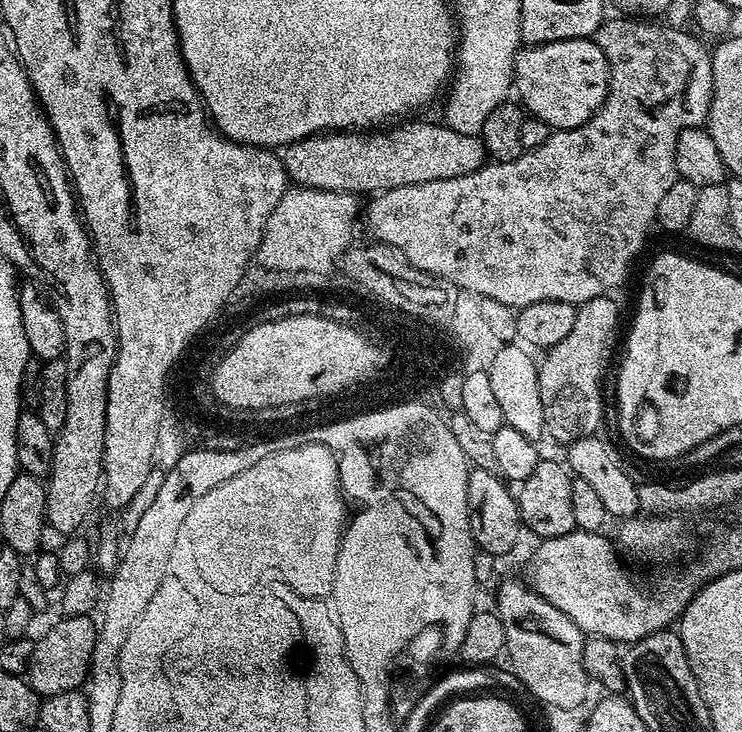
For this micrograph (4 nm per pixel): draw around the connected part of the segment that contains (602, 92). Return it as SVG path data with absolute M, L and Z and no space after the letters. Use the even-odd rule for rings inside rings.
M595 39L559 40L549 44L534 44L521 47L516 53L514 69L514 92L519 103L531 115L542 118L553 130L567 130L582 126L603 106L608 96L608 63Z

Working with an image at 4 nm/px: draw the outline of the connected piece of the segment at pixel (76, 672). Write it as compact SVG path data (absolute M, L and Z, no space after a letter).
M89 615L64 616L39 641L35 641L26 679L37 696L45 698L85 687L92 666L93 623Z

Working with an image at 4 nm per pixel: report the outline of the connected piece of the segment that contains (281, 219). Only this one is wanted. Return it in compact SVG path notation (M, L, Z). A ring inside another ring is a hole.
M299 186L289 187L284 192L277 206L271 211L267 219L266 230L263 231L262 242L256 255L257 263L276 271L298 271L318 272L329 275L330 270L339 263L344 253L353 243L356 218L361 204L355 193L340 191L318 191L314 188L302 188Z

